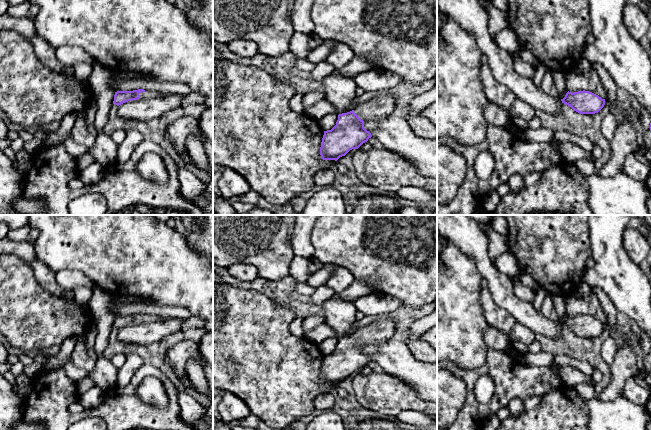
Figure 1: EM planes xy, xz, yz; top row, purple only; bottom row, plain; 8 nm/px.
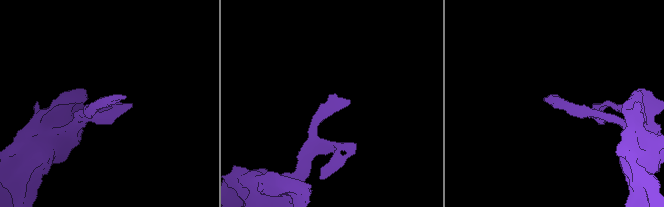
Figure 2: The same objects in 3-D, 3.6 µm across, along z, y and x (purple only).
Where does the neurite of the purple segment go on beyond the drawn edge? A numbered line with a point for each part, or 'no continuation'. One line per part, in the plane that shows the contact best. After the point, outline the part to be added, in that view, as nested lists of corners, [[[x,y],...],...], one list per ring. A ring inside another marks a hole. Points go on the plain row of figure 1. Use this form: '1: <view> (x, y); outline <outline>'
1: xy (147, 318); outline [[[145,315],[140,317],[139,319],[140,319],[140,323],[155,323],[163,320],[158,315]]]

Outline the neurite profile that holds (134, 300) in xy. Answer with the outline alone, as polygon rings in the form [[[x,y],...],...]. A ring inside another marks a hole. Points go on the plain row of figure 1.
[[[119,297],[118,301],[122,304],[132,303],[132,304],[150,304],[153,303],[150,299],[144,299],[142,297]]]

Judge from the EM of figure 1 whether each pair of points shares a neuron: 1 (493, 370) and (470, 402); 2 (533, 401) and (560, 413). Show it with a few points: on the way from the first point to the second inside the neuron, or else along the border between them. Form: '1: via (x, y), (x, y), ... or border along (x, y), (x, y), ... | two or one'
1: via (482, 370), (470, 381), (470, 391) | one
2: border along (542, 395), (542, 399), (533, 408), (524, 413) | two

